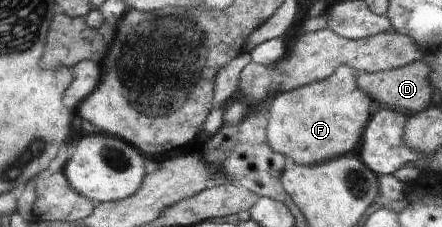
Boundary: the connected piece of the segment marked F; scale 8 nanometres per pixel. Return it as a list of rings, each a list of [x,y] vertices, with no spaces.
[[[340,65],[333,77],[305,85],[305,89],[293,89],[281,93],[270,101],[267,107],[268,124],[266,138],[268,144],[280,154],[291,157],[295,164],[323,164],[333,157],[341,157],[353,151],[361,139],[361,133],[371,119],[371,113],[377,111],[377,105],[359,91],[357,71],[350,65]]]

